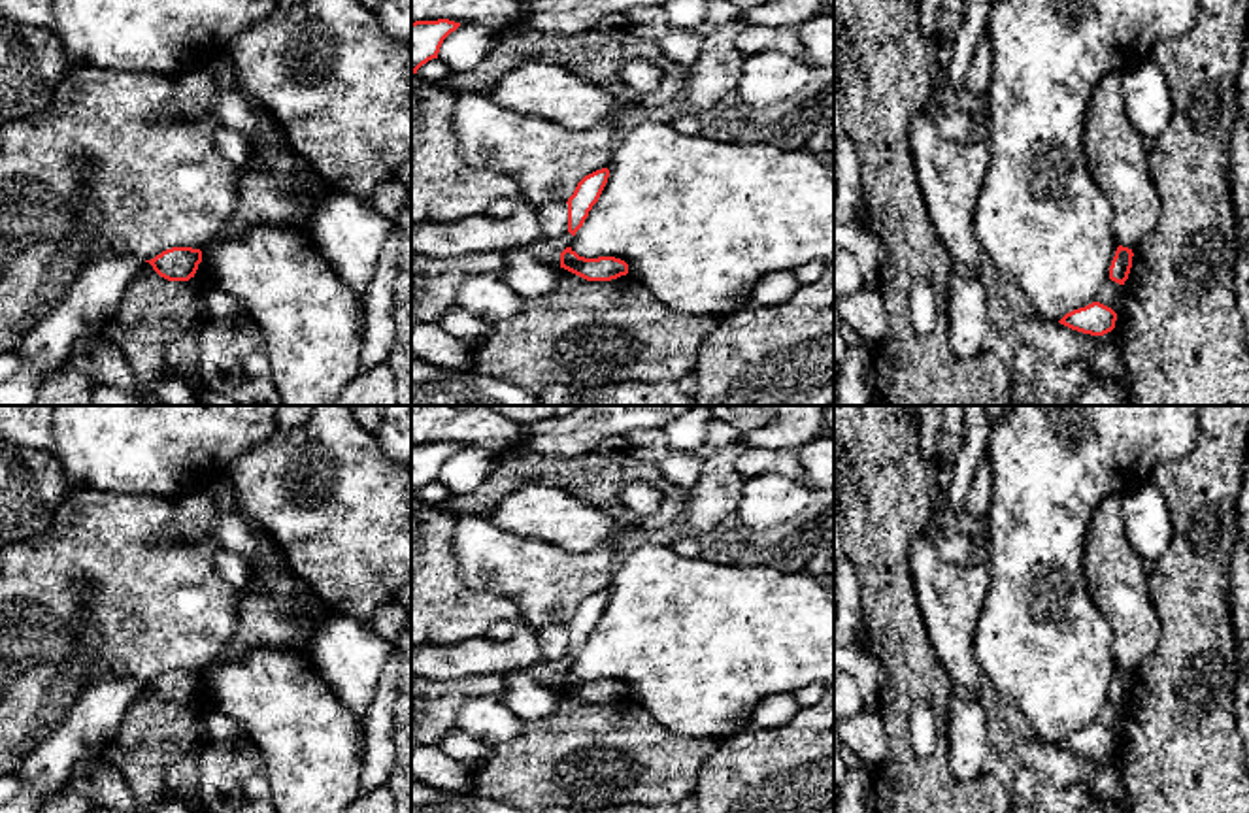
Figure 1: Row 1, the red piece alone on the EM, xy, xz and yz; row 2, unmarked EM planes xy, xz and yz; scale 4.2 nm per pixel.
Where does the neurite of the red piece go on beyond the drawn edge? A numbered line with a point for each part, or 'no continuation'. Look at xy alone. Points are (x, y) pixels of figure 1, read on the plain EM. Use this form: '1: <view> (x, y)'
no continuation

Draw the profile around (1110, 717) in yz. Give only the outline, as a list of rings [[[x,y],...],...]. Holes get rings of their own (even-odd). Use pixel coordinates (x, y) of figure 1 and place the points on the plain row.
[[[1107,702],[1102,711],[1098,713],[1098,721],[1096,724],[1111,730],[1115,736],[1119,734],[1121,730],[1121,724],[1123,724],[1123,707]]]

